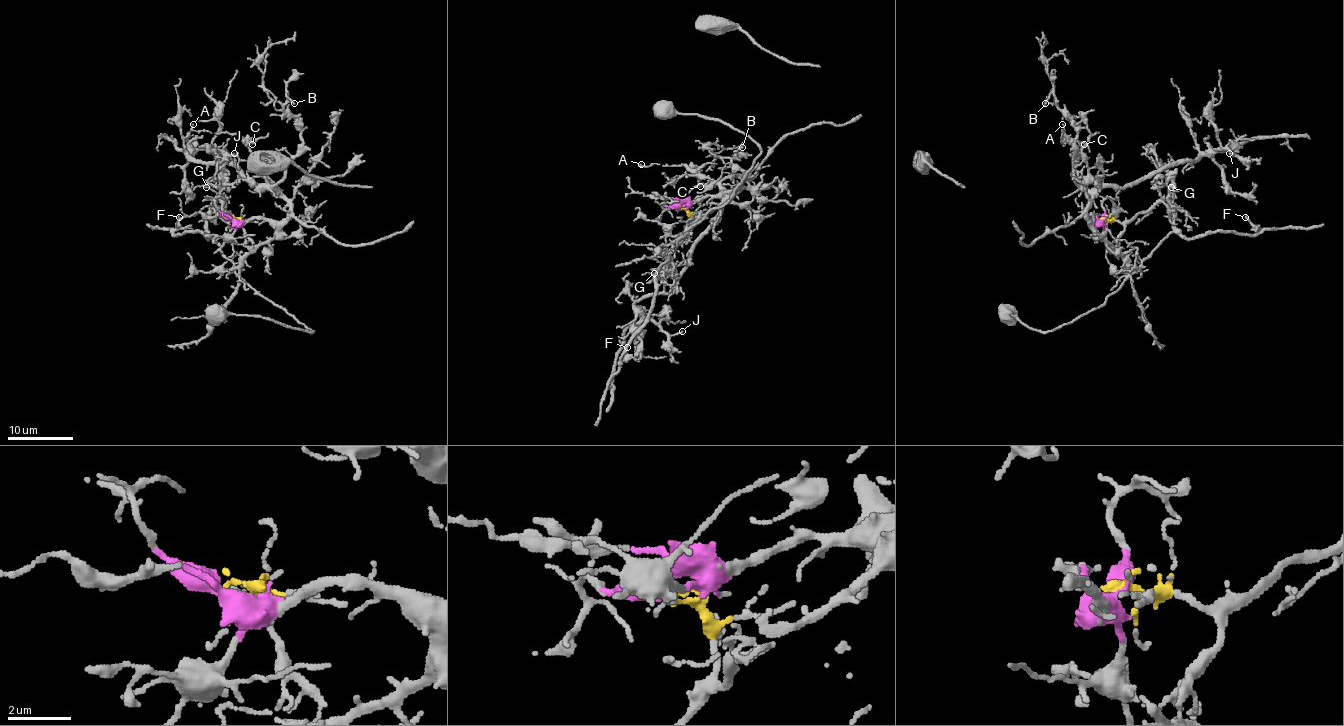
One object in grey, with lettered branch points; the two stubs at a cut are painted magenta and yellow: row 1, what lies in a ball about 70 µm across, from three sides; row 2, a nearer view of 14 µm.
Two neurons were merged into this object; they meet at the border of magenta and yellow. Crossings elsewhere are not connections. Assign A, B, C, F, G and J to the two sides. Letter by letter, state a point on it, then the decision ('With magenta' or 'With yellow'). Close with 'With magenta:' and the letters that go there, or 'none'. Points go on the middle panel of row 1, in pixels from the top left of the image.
A: Place: (641, 164). With magenta
B: Place: (742, 147). With magenta
C: Place: (700, 186). With magenta
F: Place: (627, 347). With yellow
G: Place: (654, 273). With yellow
J: Place: (682, 331). With magenta
With magenta: A, B, C, J

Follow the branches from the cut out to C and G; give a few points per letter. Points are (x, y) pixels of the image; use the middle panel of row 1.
C: (679, 206), (738, 190), (728, 193), (709, 177), (697, 177), (700, 186)
G: (681, 206), (689, 217), (687, 230), (671, 248), (666, 273), (661, 276), (653, 273)

